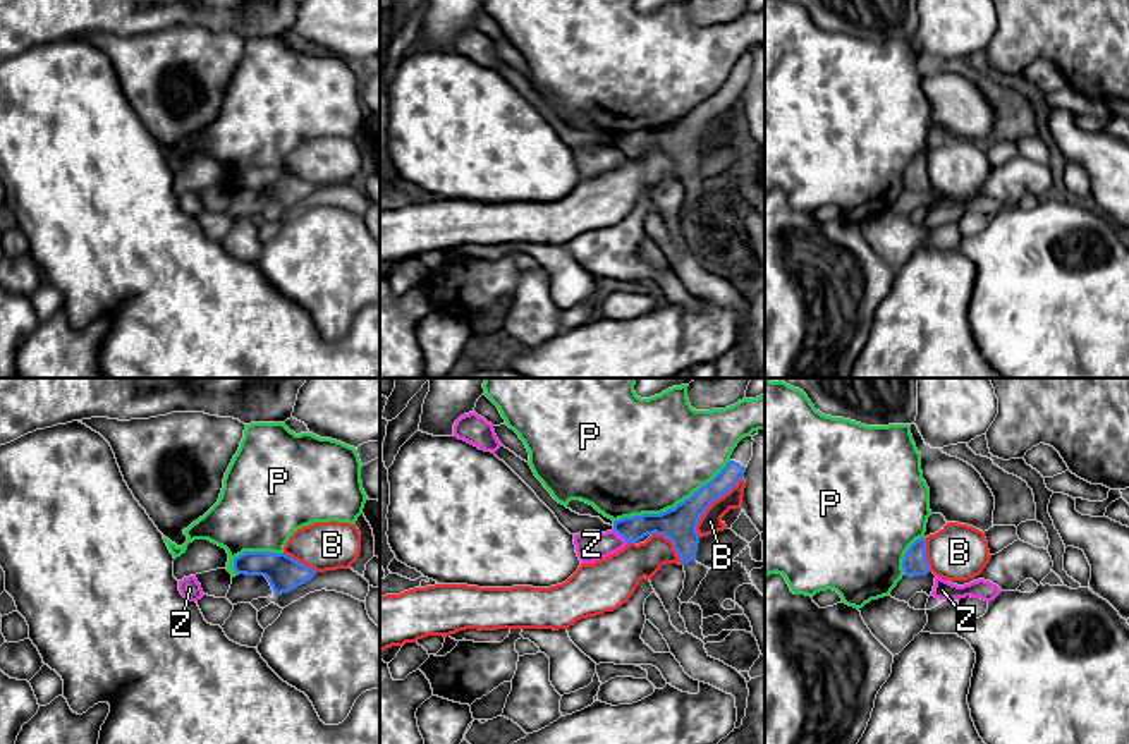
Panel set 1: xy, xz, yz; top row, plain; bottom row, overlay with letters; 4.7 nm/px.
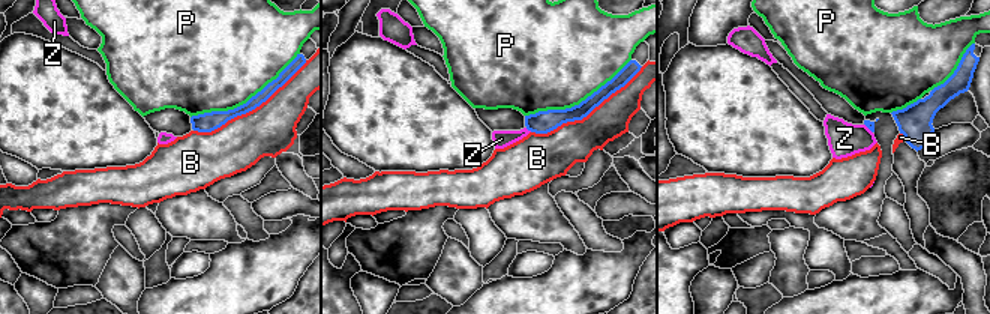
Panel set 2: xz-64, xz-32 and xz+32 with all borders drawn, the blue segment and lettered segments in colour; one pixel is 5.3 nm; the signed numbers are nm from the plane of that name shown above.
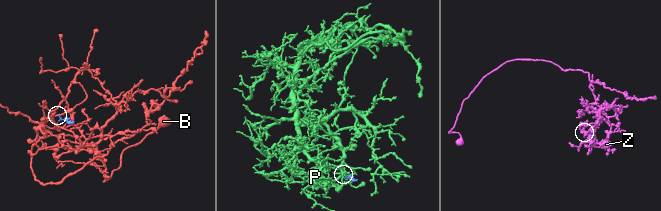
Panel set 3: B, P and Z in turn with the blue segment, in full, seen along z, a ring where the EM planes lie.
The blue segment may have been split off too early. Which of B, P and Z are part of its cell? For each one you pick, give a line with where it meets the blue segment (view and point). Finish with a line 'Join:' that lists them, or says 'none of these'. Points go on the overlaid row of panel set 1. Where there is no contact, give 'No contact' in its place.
Join: none of these

